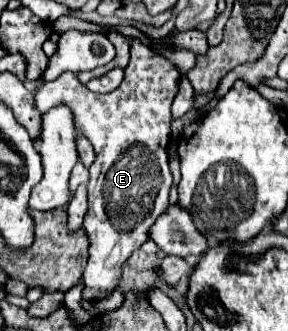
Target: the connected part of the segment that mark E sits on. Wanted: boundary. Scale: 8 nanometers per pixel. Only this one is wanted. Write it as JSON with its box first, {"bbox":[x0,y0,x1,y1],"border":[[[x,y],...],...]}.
{"bbox":[36,40,180,302],"border":[[[130,40],[130,64],[126,66],[122,84],[108,94],[96,94],[90,92],[74,72],[64,72],[56,80],[46,82],[42,90],[36,94],[36,106],[40,112],[50,110],[52,106],[66,104],[74,112],[74,126],[78,132],[82,132],[94,146],[96,160],[90,166],[90,182],[88,182],[88,214],[84,218],[82,230],[88,236],[90,242],[90,256],[88,264],[82,274],[82,300],[86,302],[98,302],[104,300],[120,282],[122,266],[132,256],[134,250],[138,250],[148,240],[148,228],[156,222],[156,218],[164,212],[168,206],[168,192],[172,186],[172,174],[168,166],[168,134],[170,134],[170,106],[174,96],[178,94],[178,80],[180,74],[176,66],[164,58],[162,54],[150,50],[140,40]]]}

